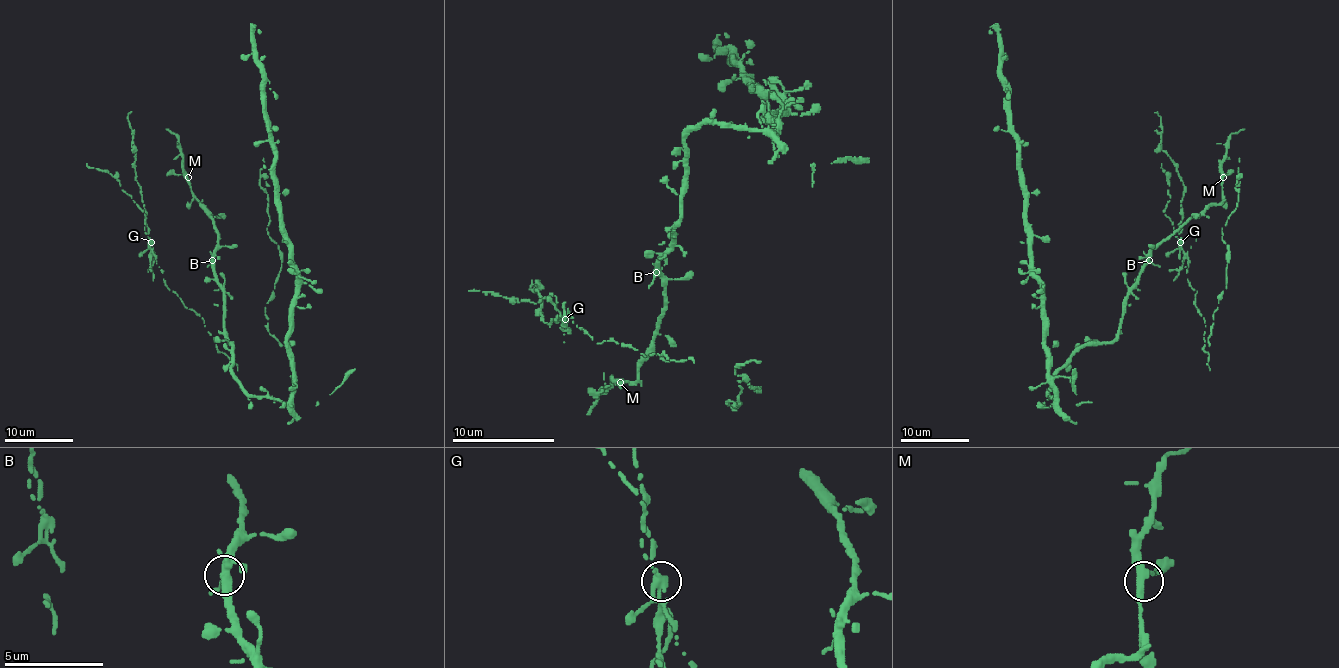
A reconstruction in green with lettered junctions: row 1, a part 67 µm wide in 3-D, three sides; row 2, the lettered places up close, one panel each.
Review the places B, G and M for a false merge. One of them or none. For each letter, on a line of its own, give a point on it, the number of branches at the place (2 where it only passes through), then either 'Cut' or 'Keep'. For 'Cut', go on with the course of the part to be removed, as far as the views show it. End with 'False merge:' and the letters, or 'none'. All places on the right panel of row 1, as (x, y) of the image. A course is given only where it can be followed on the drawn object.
B: Place: (1149, 260). Branches: 4. Keep
G: Place: (1180, 242). Branches: 4. Cut. Course of the part to remove: (1180, 241), (1183, 183), (1176, 164), (1161, 148), (1161, 117), (1154, 112)
M: Place: (1223, 177). Branches: 3. Keep
False merge: G

